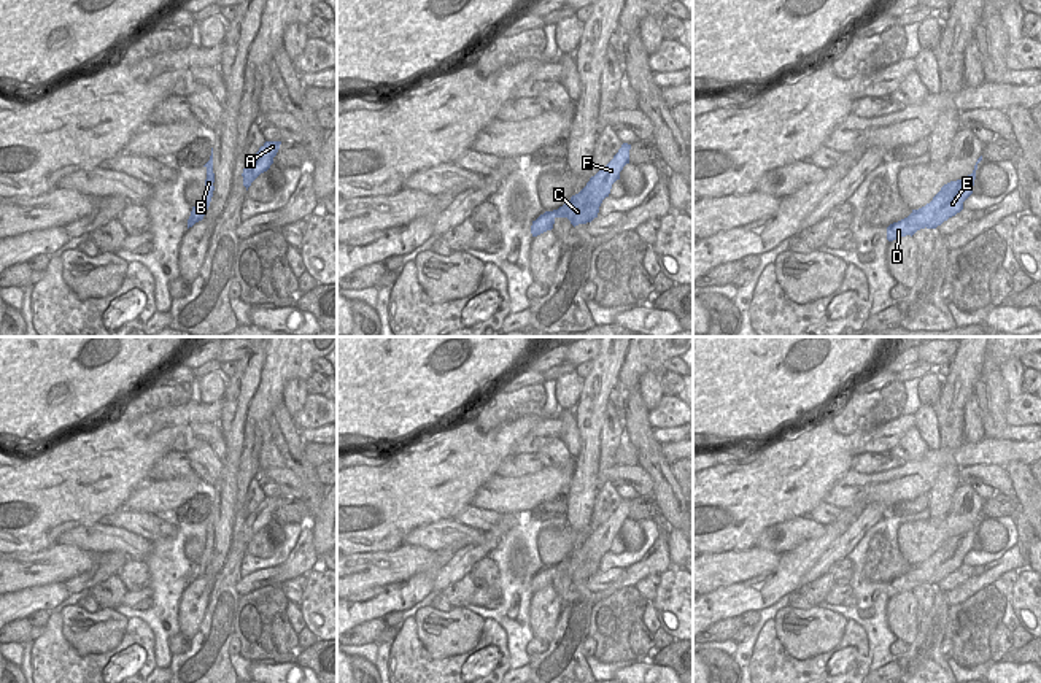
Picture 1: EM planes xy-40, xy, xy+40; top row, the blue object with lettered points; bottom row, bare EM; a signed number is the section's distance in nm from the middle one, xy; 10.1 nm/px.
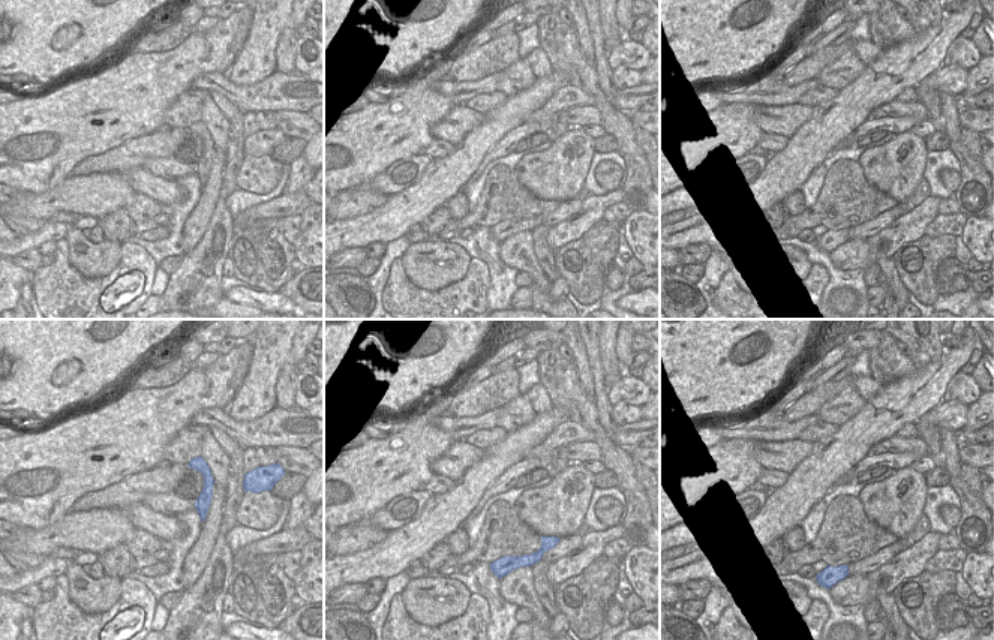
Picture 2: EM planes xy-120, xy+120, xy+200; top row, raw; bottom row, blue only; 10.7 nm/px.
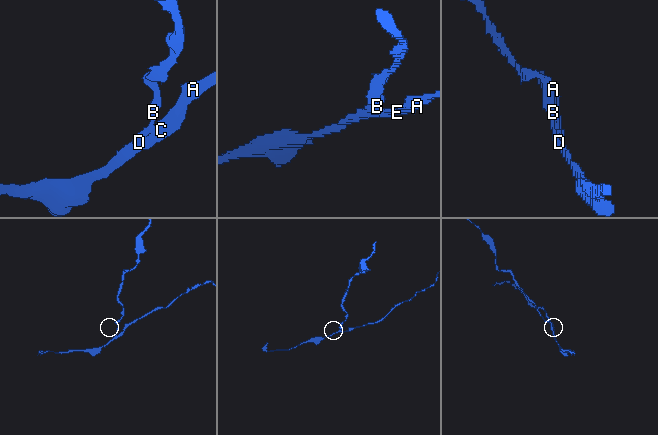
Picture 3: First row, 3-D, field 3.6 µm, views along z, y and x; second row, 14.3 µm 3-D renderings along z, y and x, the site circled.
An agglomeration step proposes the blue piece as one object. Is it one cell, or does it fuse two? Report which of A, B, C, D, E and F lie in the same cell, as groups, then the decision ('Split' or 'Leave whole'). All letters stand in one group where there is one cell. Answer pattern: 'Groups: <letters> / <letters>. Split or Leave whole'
Groups: A C D E F / B. Split

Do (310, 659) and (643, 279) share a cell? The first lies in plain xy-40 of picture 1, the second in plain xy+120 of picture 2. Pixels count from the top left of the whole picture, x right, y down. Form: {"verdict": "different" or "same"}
{"verdict": "same"}

